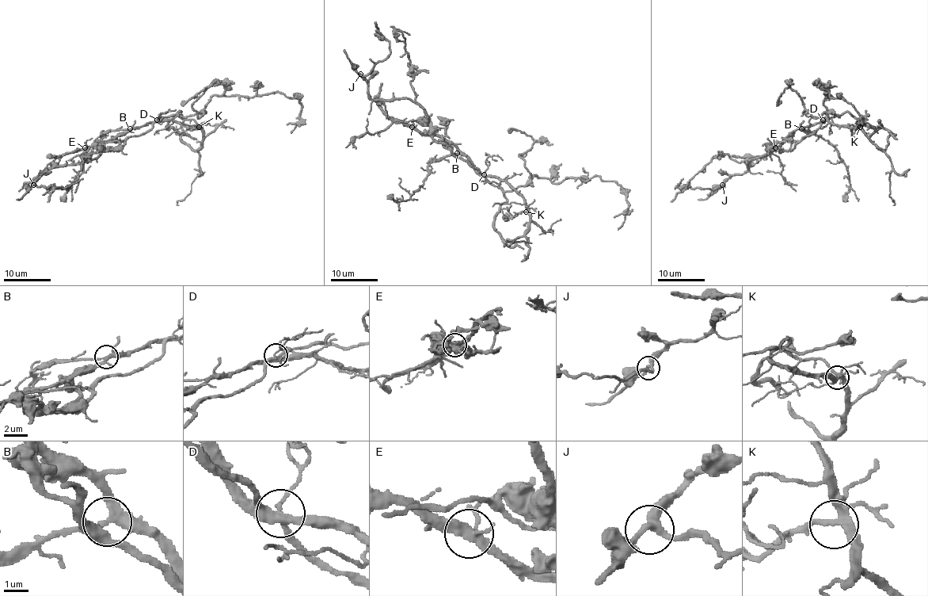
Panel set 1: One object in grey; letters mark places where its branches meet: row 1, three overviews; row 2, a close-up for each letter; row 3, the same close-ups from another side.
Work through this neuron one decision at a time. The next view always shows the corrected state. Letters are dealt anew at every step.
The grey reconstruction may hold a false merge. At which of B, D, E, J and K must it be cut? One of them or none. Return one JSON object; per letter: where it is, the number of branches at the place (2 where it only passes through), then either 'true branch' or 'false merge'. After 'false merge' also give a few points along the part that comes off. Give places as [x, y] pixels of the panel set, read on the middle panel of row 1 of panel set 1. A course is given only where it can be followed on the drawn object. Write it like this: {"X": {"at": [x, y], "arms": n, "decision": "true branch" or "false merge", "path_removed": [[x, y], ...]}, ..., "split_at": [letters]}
{"B": {"at": [457, 153], "arms": 4, "decision": "true branch"}, "D": {"at": [484, 174], "arms": 4, "decision": "true branch"}, "E": {"at": [412, 127], "arms": 4, "decision": "true branch"}, "J": {"at": [360, 74], "arms": 3, "decision": "true branch"}, "K": {"at": [526, 212], "arms": 4, "decision": "true branch"}, "split_at": []}

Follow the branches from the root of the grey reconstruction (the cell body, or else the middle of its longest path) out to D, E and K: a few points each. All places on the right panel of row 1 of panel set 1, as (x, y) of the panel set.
D: (812, 124), (820, 123), (823, 120)
E: (812, 124), (800, 127), (775, 147)
K: (812, 124), (827, 120), (845, 127), (860, 127)

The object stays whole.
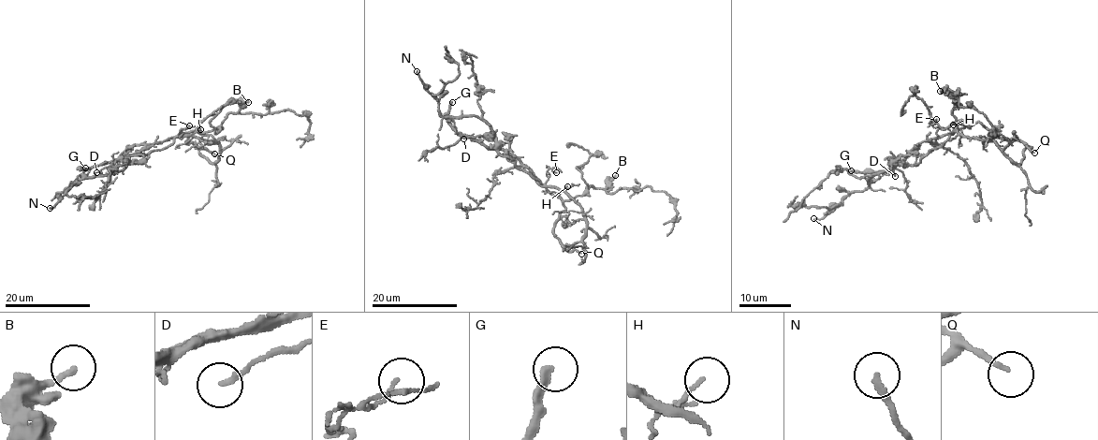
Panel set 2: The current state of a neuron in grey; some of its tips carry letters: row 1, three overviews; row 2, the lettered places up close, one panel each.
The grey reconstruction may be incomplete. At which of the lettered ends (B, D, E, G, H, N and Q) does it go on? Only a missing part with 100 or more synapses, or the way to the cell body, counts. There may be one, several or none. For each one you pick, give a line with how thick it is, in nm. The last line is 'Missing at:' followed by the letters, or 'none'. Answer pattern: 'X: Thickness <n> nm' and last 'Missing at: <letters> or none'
Missing at: none

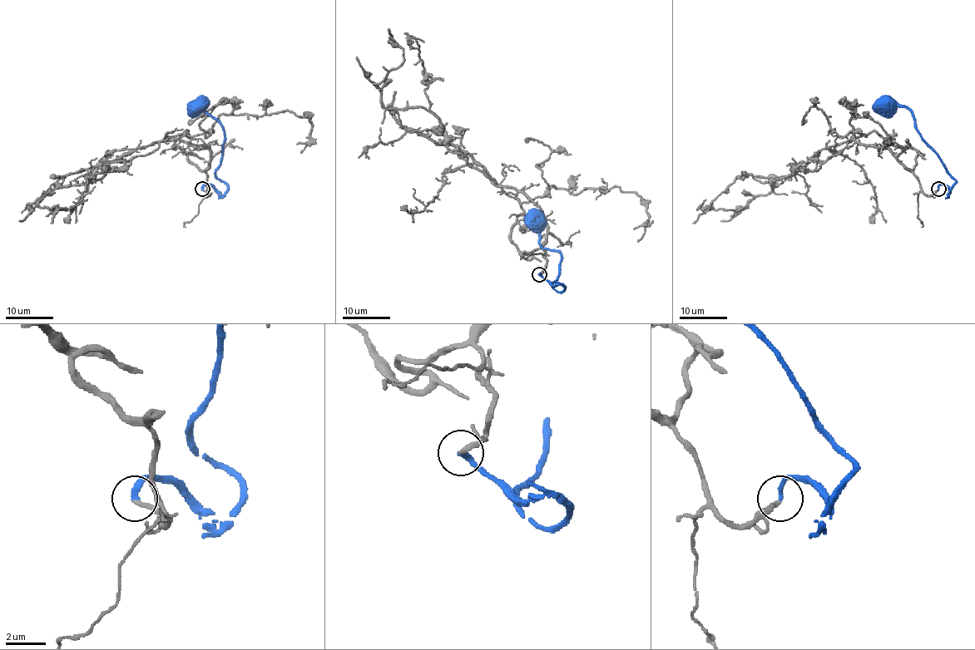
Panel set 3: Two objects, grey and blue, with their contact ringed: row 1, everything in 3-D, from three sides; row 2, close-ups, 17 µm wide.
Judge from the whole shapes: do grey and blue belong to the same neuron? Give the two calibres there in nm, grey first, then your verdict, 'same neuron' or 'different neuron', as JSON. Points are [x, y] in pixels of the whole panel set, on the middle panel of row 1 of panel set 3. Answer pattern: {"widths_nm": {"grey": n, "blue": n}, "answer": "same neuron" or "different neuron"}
{"widths_nm": {"grey": 220, "blue": 240}, "answer": "same neuron"}

